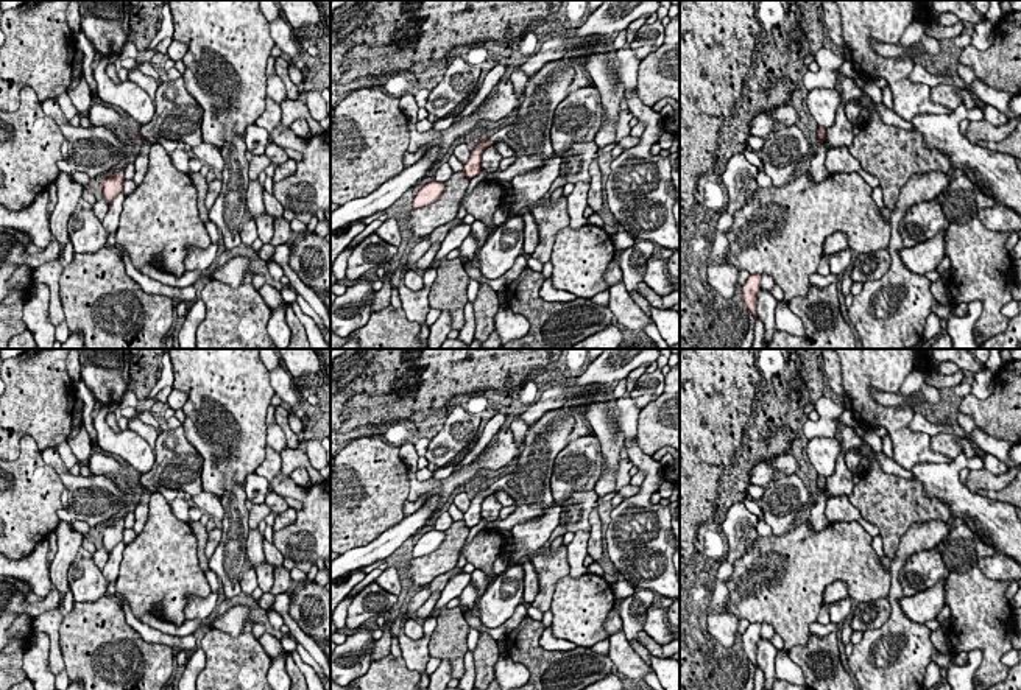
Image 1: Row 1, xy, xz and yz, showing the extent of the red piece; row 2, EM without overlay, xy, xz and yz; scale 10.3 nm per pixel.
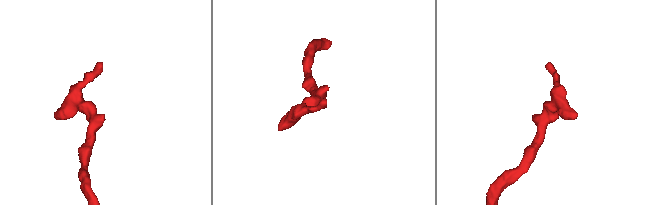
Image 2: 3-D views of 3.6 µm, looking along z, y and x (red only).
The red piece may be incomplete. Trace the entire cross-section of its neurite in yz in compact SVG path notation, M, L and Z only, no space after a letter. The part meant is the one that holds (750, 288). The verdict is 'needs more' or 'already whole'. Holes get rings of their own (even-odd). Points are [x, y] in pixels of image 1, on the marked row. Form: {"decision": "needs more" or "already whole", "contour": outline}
{"decision": "already whole", "contour": "M750 274L747 282L742 285L742 299L747 305L748 312L758 318L758 308L756 308L756 296L761 287L761 276L762 274Z"}

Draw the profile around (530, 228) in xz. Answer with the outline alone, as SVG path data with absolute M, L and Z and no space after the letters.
M528 207L521 209L510 217L521 217L524 220L524 252L532 255L539 243L538 224Z

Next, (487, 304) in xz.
M479 283L477 299L472 304L475 315L475 340L482 344L494 332L494 316L499 310L497 293L486 283Z

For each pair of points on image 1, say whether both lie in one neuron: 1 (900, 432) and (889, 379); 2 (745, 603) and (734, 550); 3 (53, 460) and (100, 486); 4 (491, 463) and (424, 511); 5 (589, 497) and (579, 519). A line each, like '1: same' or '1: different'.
1: same
2: different
3: same
4: different
5: same

